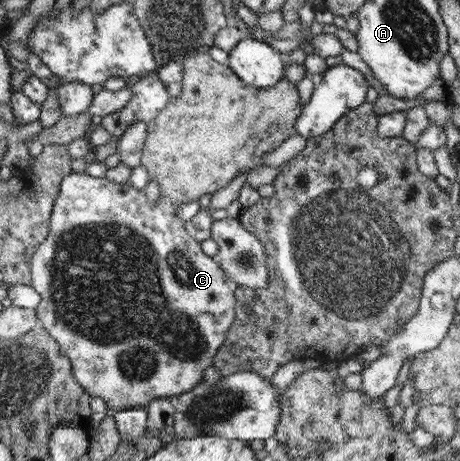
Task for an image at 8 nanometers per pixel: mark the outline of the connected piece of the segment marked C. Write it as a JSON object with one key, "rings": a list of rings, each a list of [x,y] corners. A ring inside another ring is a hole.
{"rings":[[[87,172],[72,173],[62,183],[61,193],[53,213],[50,236],[38,249],[37,254],[33,256],[32,285],[43,296],[43,301],[37,309],[42,320],[41,327],[50,331],[50,334],[60,341],[65,354],[70,357],[70,360],[73,360],[74,372],[84,388],[87,388],[87,391],[93,396],[103,398],[110,408],[117,411],[145,407],[156,397],[170,397],[172,394],[178,396],[178,394],[192,390],[200,382],[204,370],[208,366],[212,366],[214,354],[218,352],[218,348],[226,340],[226,332],[230,330],[230,326],[234,322],[234,314],[236,314],[234,312],[234,304],[236,304],[234,286],[232,286],[229,277],[225,275],[225,269],[216,264],[210,256],[206,256],[200,248],[200,242],[196,242],[186,233],[185,222],[180,220],[176,214],[178,209],[179,206],[162,198],[162,196],[157,201],[150,201],[145,188],[134,188],[134,183],[130,181],[119,184],[108,180],[107,177],[98,178]]]}

